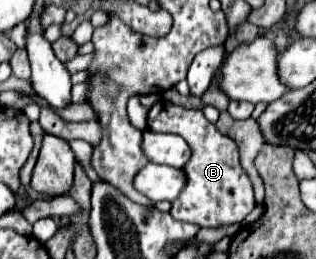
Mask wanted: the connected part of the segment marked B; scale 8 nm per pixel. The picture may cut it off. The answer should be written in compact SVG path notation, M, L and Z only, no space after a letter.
M158 100L148 112L148 128L152 132L178 134L192 150L188 164L184 164L182 168L184 176L188 176L188 182L180 192L180 198L172 202L170 208L170 216L174 220L192 222L200 228L214 228L222 224L242 222L254 209L254 191L239 162L236 142L220 134L216 126L204 118L202 110L184 110L168 100Z

